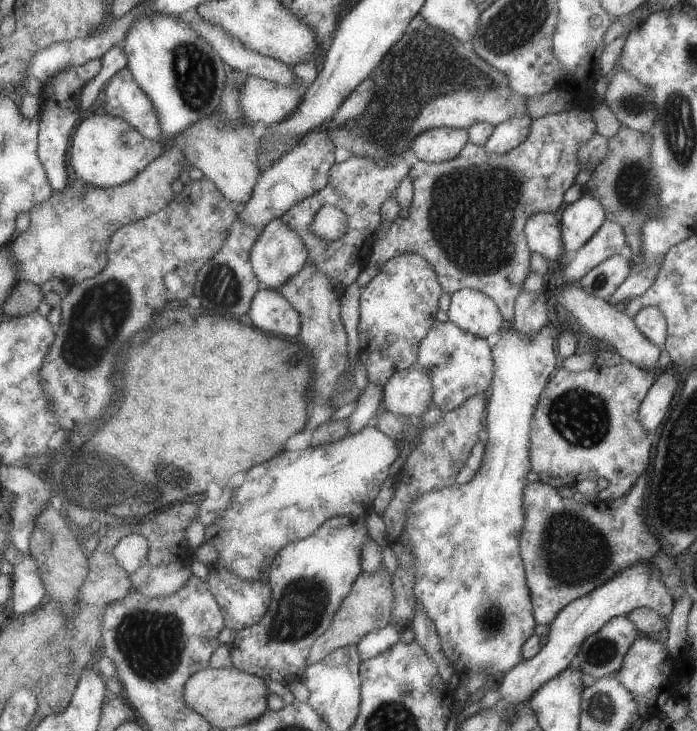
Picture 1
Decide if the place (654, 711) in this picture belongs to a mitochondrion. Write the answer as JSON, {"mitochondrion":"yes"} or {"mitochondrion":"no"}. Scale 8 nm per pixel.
{"mitochondrion":"no"}

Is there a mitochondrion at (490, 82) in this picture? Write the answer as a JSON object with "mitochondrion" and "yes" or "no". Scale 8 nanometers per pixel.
{"mitochondrion":"yes"}

